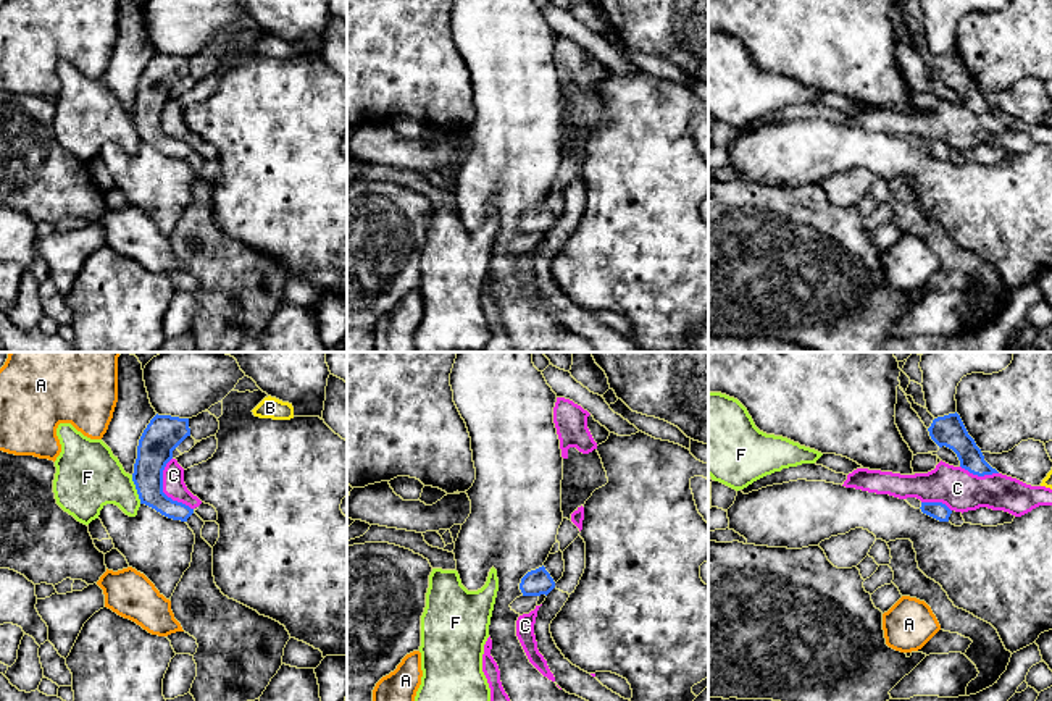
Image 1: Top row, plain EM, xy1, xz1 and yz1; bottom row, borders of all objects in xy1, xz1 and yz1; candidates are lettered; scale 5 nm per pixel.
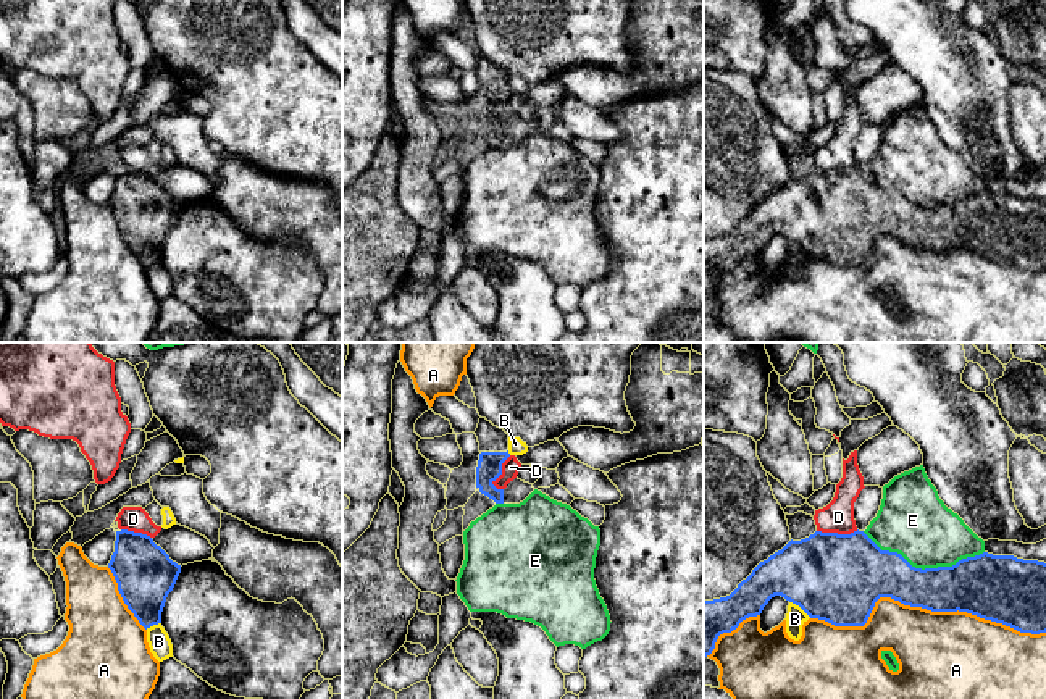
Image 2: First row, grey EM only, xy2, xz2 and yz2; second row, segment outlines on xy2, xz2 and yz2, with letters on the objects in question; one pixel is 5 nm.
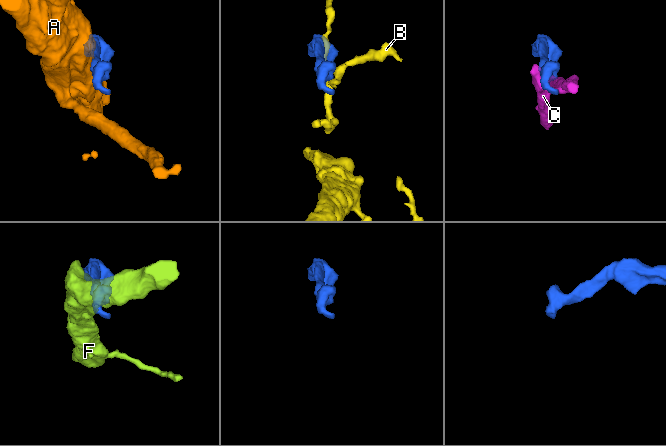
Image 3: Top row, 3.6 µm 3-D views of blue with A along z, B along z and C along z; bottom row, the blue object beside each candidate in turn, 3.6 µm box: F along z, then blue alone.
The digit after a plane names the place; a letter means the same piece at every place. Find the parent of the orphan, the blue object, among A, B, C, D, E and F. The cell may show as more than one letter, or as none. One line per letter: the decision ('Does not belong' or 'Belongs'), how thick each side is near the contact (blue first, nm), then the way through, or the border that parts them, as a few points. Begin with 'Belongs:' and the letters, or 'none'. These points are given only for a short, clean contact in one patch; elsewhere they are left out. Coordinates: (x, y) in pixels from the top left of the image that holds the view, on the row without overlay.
Belongs: none
A: Does not belong. Thickness 260 nm (blue) against 440 nm
B: Does not belong. Thickness 440 nm (blue) against 100 nm
C: Does not belong. Thickness 180 nm (blue) against 110 nm
D: Does not belong. Thickness 130 nm (blue) against 90 nm. Boundary: xz2 (510, 94), (502, 102), (502, 112), (493, 121), (497, 128)
E: Does not belong. Thickness 280 nm (blue) against 360 nm
F: Does not belong. Thickness 180 nm (blue) against 320 nm. Boundary: xy1 (131, 113), (141, 141)

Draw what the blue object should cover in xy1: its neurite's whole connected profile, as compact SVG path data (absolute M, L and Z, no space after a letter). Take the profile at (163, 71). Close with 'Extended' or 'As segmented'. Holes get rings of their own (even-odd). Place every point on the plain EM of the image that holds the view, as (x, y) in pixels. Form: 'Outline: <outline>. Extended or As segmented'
Outline: M157 52L139 78L132 120L140 142L168 157L186 160L195 173L190 205L184 210L169 237L174 257L198 283L194 292L197 315L190 326L197 342L195 352L236 352L244 341L255 339L263 333L282 304L284 286L290 273L279 260L260 254L221 231L213 215L213 186L202 176L205 160L194 147L163 131L163 108L173 97L173 89L187 74L190 74L189 57Z. Extended

